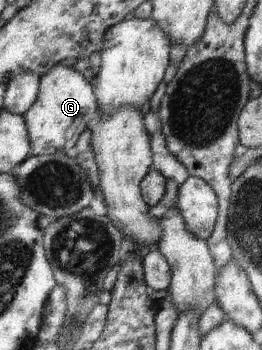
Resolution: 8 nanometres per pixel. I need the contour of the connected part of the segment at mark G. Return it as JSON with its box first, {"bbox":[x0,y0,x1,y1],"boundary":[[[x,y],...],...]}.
{"bbox":[23,62,97,155],"boundary":[[[71,62],[58,64],[51,72],[43,75],[39,80],[39,94],[34,105],[23,115],[33,155],[50,155],[59,151],[68,152],[77,143],[79,137],[87,130],[88,122],[92,120],[97,110],[93,84],[88,83],[74,68]]]}

